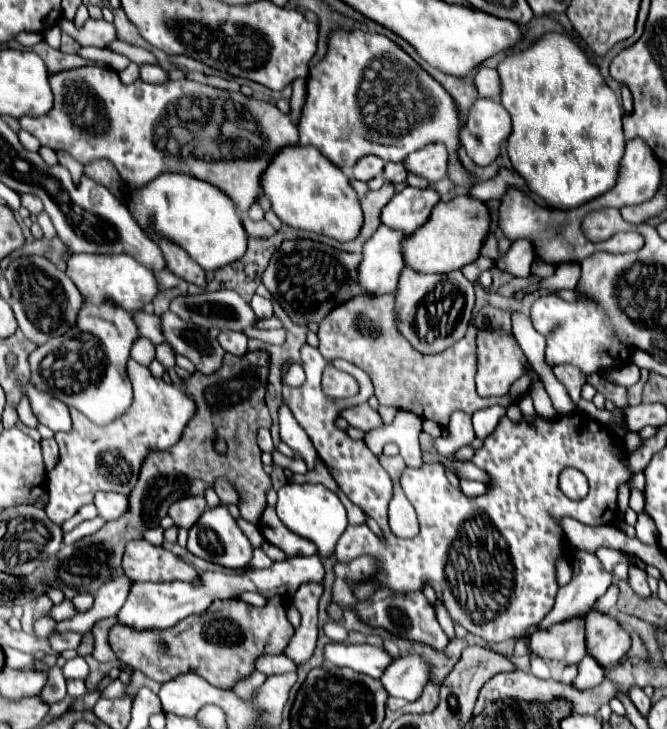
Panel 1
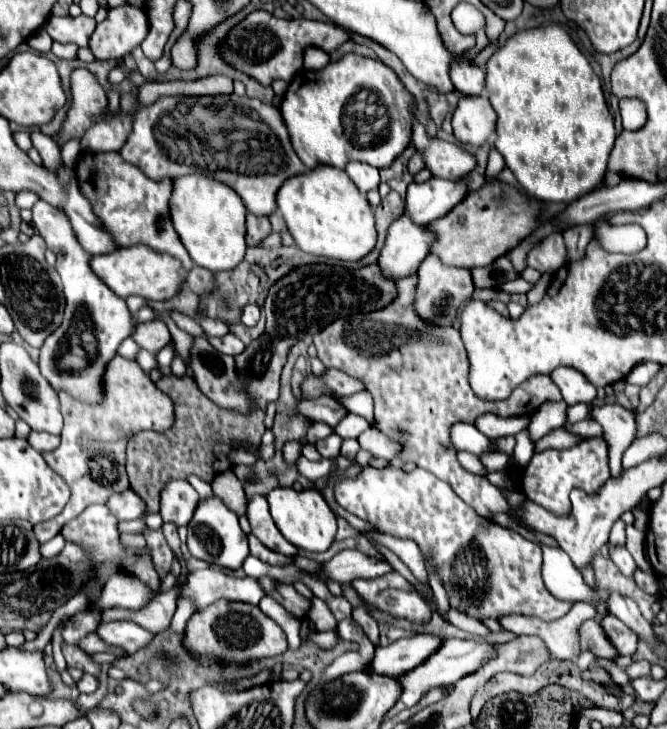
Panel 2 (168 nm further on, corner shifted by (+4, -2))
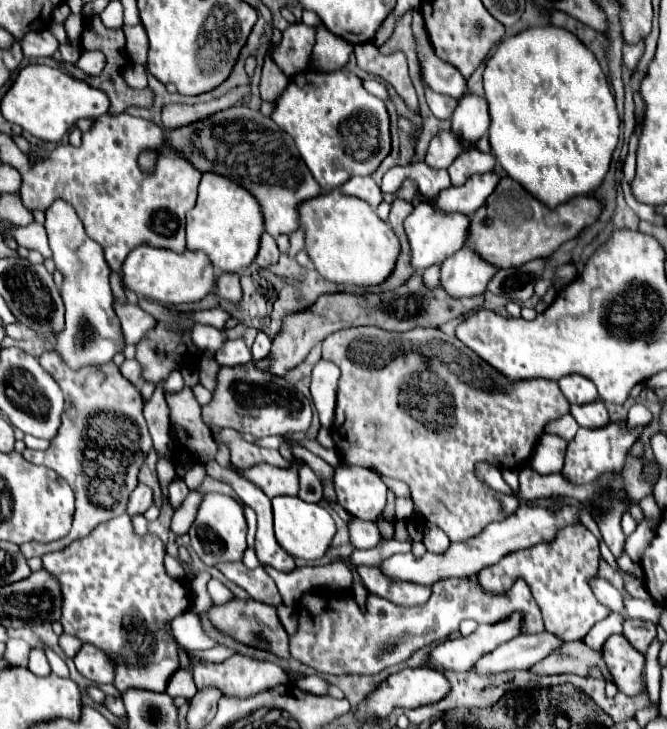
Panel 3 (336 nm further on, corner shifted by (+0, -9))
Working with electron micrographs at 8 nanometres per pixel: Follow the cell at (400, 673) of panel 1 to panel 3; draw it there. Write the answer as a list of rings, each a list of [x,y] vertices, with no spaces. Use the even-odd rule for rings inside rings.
[[[552,633],[540,635],[518,635],[514,641],[502,643],[498,649],[482,655],[474,663],[474,673],[490,675],[490,673],[504,673],[514,669],[528,669],[530,665],[542,661],[550,651],[560,647],[560,639]]]

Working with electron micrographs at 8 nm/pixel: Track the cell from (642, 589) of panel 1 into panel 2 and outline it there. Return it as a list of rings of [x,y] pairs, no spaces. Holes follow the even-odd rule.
[[[610,546],[610,560],[620,568],[622,574],[632,576],[632,572],[636,570],[636,564],[630,556],[630,552],[624,546]]]

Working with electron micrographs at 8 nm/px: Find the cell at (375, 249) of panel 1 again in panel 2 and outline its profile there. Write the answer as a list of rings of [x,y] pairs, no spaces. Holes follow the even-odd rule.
[[[402,214],[388,230],[386,246],[380,252],[378,266],[384,276],[404,278],[416,274],[434,244],[434,232],[418,226],[408,214]]]

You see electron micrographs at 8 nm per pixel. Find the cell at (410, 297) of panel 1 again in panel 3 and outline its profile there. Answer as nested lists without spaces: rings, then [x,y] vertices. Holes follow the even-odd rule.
[[[460,249],[458,253],[454,253],[452,257],[446,257],[446,261],[440,263],[440,285],[452,297],[474,297],[486,291],[486,283],[492,279],[494,273],[496,273],[496,267],[482,261],[470,249]]]

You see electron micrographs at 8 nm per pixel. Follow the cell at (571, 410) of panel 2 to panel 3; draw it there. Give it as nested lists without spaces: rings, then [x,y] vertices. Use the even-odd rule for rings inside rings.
[[[566,413],[564,417],[560,419],[554,419],[554,421],[548,421],[544,425],[544,433],[556,433],[560,437],[564,437],[566,441],[570,441],[578,431],[578,423],[570,417],[570,413]]]

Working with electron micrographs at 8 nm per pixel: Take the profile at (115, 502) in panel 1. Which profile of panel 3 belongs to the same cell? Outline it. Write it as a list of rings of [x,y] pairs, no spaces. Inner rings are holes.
[[[138,483],[136,489],[134,489],[132,495],[130,495],[126,513],[128,513],[130,517],[134,517],[134,515],[142,515],[150,505],[152,505],[152,491],[150,491],[150,487]]]

